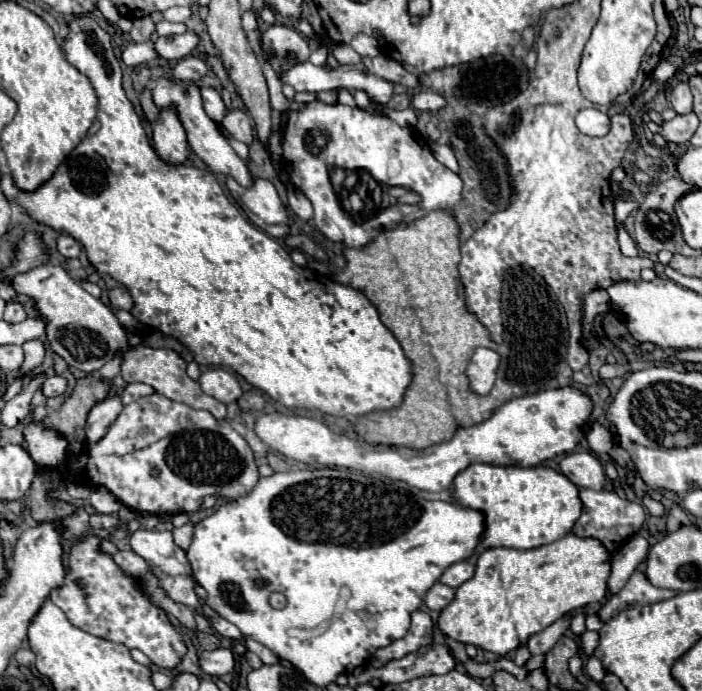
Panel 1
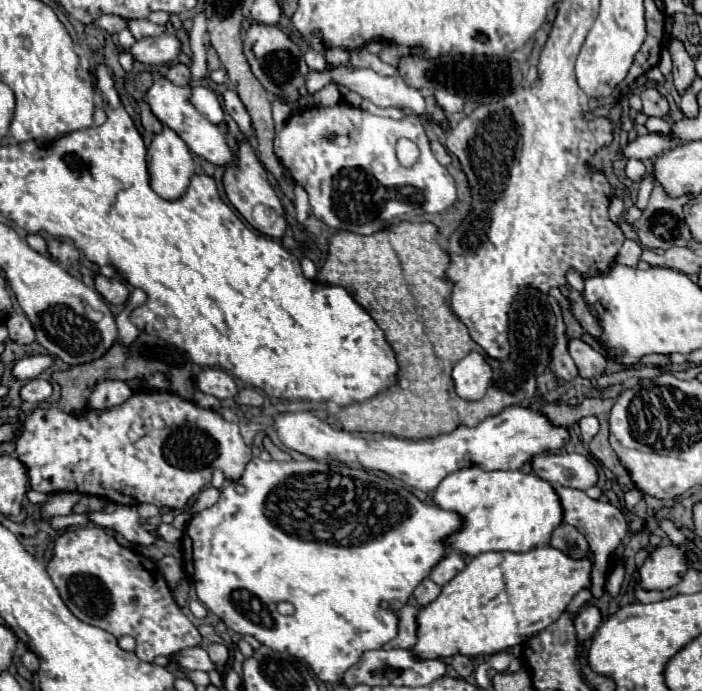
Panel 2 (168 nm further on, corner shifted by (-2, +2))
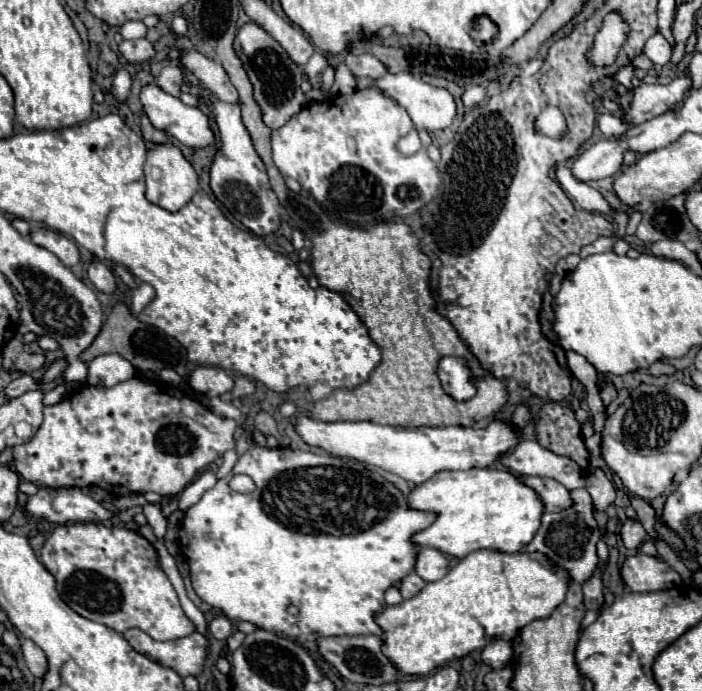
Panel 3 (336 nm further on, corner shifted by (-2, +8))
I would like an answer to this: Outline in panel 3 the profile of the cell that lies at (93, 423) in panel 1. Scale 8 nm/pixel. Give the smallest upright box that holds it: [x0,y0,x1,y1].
[87,353,135,387]

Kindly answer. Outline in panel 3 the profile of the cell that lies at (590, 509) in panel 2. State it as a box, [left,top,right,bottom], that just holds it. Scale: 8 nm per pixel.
[519,475,571,511]

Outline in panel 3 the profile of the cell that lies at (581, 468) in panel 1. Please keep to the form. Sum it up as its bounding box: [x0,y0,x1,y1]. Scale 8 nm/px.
[499,439,585,491]

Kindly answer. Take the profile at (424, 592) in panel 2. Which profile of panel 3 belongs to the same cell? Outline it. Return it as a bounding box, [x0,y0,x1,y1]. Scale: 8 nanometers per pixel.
[399,573,425,599]

